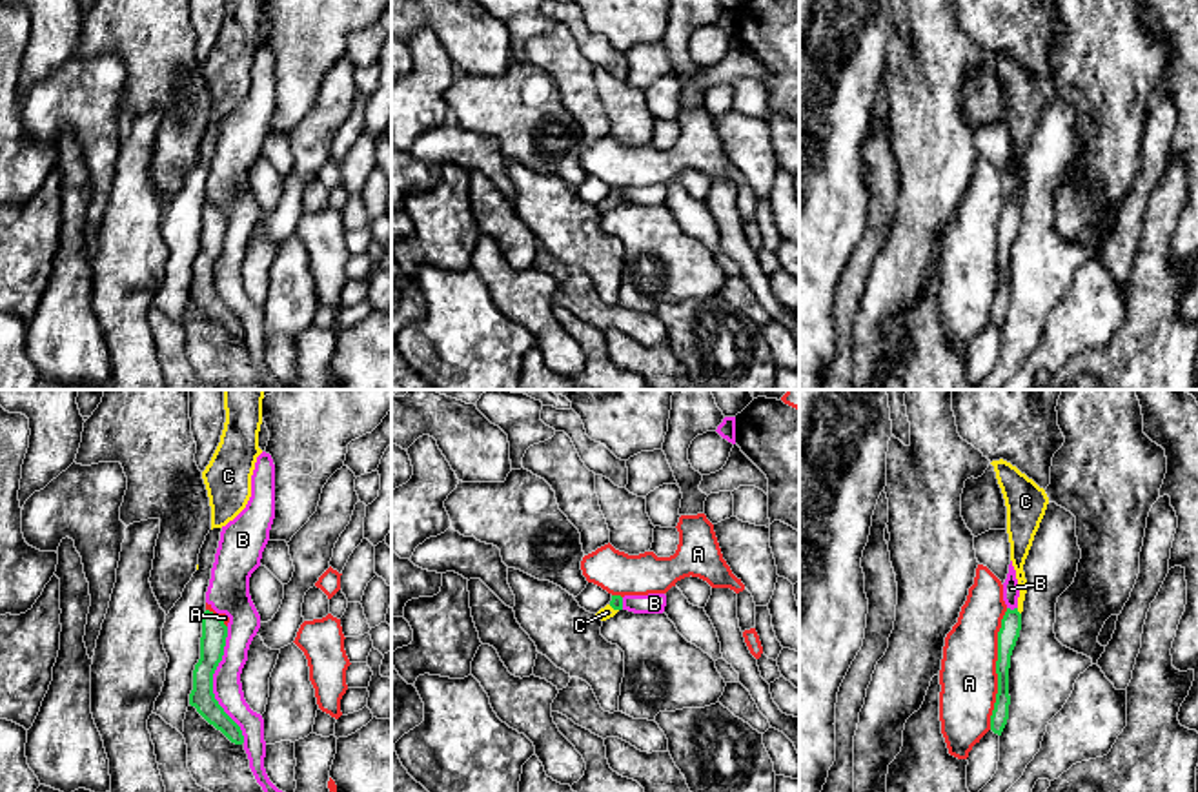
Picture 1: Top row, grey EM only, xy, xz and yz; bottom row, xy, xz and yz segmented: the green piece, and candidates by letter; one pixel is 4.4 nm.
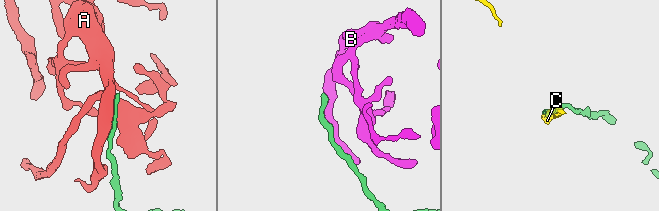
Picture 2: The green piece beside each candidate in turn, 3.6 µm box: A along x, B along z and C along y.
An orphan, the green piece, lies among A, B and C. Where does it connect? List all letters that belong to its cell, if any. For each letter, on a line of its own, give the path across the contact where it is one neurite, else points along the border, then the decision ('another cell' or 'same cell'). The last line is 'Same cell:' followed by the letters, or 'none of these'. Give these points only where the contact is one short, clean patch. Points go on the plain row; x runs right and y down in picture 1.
A: another cell
B: another cell
C: across yz (1011, 215), (1018, 204), (1022, 190), (1018, 148) | same cell
Same cell: C

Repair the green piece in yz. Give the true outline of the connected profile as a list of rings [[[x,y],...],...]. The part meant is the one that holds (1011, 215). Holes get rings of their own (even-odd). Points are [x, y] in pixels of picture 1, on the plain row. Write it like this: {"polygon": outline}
{"polygon": [[[1000,51],[990,55],[996,64],[998,76],[1001,80],[1005,98],[1007,98],[1007,126],[1010,135],[1010,153],[1016,162],[1016,171],[1020,177],[1018,198],[1014,202],[1007,200],[1001,220],[998,224],[998,286],[994,302],[990,308],[990,322],[1001,328],[1009,311],[1009,260],[1010,248],[1016,239],[1021,222],[1021,204],[1027,186],[1027,171],[1023,164],[1025,151],[1032,138],[1034,127],[1045,107],[1049,89],[1043,80],[1040,80],[1032,71],[1021,66],[1010,55]]]}

